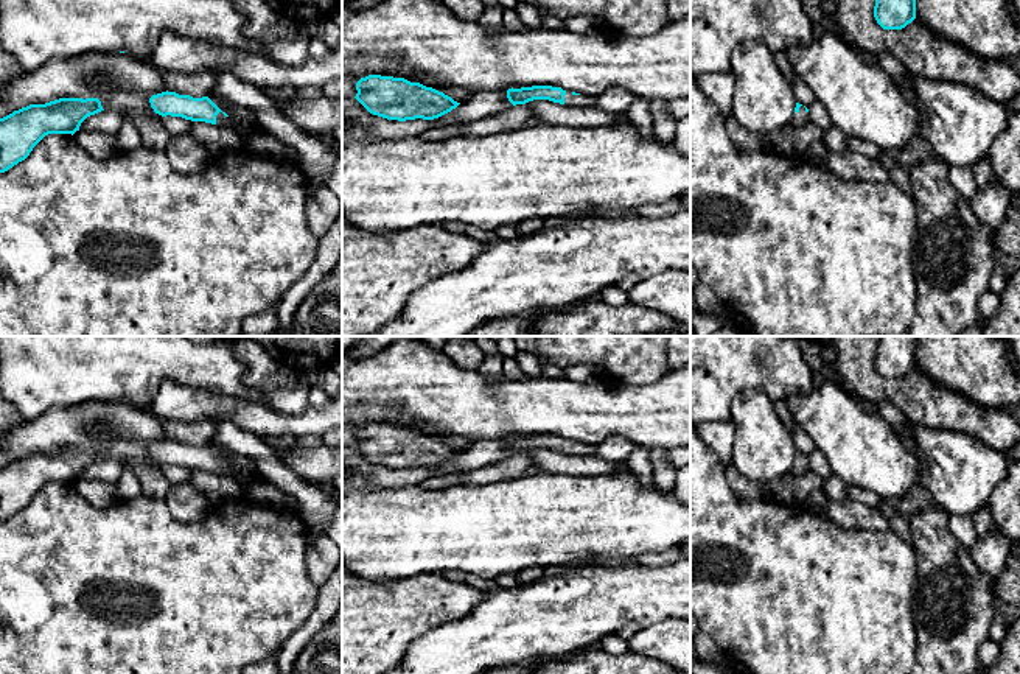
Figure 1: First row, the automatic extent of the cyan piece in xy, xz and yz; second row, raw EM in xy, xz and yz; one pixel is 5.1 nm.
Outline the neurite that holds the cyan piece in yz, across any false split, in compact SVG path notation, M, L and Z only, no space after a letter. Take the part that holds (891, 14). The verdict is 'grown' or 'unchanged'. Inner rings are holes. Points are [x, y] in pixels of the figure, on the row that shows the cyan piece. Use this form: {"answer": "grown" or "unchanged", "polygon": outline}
{"answer": "unchanged", "polygon": "M875 0L874 17L883 30L902 30L916 19L916 0Z"}

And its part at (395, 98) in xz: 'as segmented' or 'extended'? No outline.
as segmented

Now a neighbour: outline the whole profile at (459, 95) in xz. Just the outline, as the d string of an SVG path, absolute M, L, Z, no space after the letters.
M429 78L423 79L421 84L426 86L426 87L432 87L438 92L443 92L445 95L451 97L454 101L457 101L460 104L471 98L471 93L463 90L463 89L451 87L451 86L446 86L446 84L438 84L438 82L435 82Z

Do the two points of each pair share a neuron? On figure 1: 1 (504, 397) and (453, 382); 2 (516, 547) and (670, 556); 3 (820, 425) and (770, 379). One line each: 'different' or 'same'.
1: same
2: different
3: different

